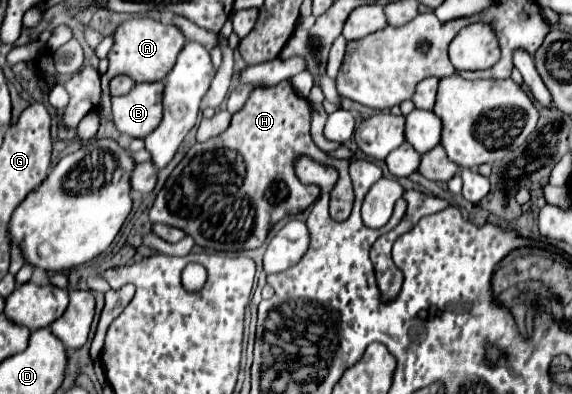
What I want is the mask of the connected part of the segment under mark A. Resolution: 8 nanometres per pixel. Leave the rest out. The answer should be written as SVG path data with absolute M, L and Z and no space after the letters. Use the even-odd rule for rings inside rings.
M133 17L123 21L113 33L113 47L107 55L109 69L103 73L103 85L107 87L109 79L115 75L129 75L135 83L145 81L163 81L165 73L173 67L177 53L183 49L185 37L175 25L165 25L149 17Z

